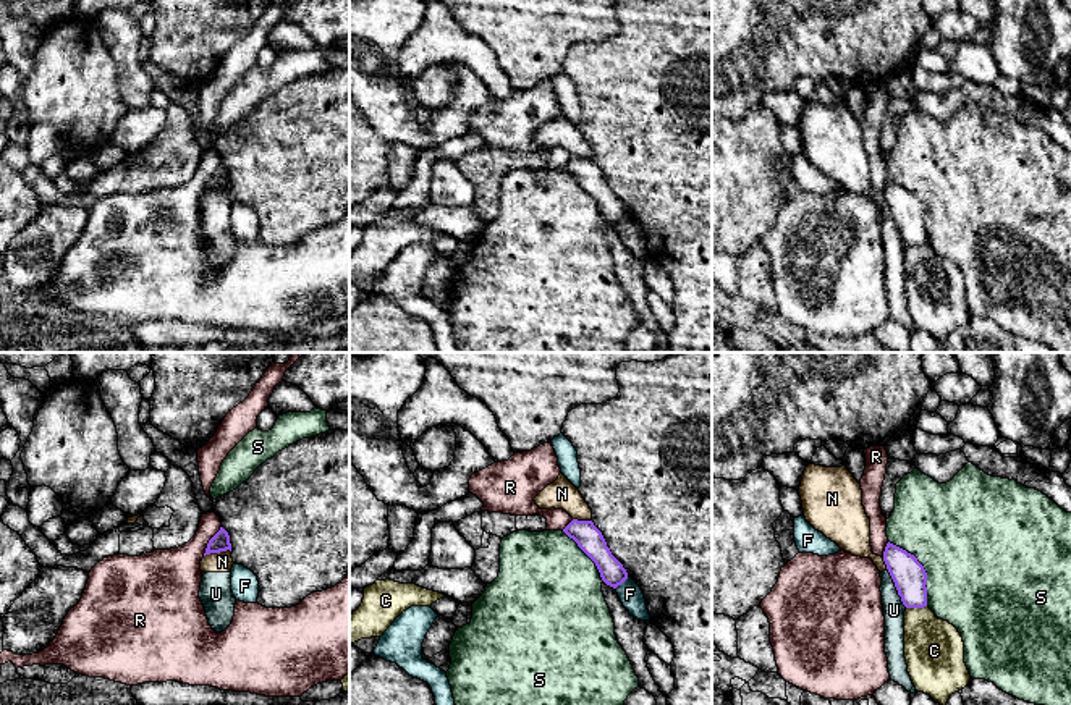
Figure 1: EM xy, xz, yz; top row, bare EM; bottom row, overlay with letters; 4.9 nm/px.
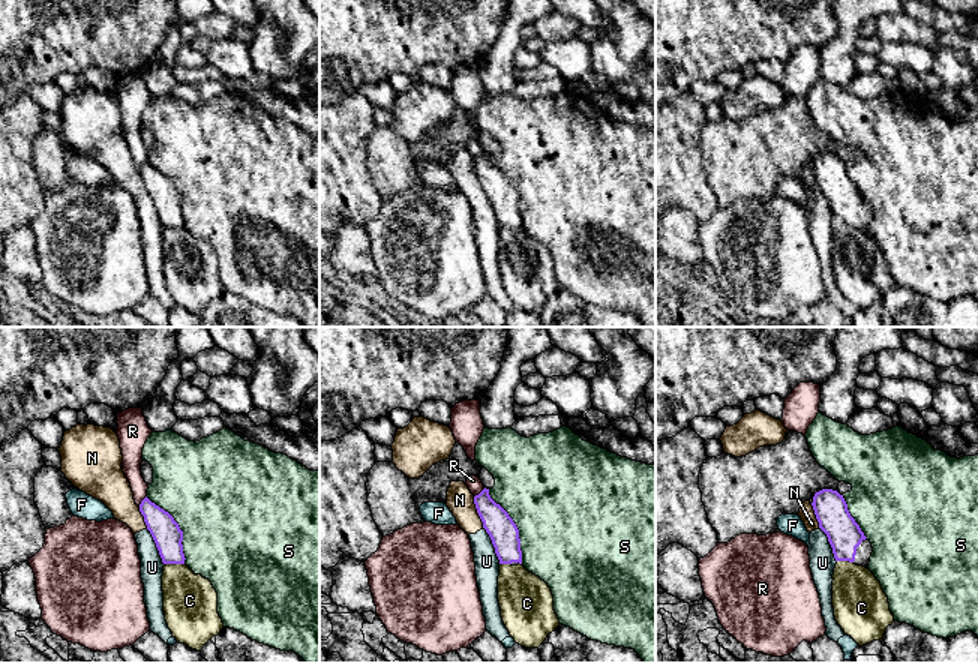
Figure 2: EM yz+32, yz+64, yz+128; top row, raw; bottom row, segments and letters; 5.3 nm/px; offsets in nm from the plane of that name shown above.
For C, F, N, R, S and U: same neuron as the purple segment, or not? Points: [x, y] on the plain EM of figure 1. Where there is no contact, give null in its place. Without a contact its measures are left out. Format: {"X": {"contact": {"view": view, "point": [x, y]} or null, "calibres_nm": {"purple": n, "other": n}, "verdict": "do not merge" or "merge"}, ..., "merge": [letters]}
{"C": {"contact": {"view": "yz", "point": [916, 244]}, "calibres_nm": {"purple": 170, "other": 300}, "verdict": "do not merge"}, "F": {"contact": {"view": "xz", "point": [622, 220]}, "calibres_nm": {"purple": 120, "other": 120}, "verdict": "do not merge"}, "N": {"contact": {"view": "xy", "point": [217, 189]}, "calibres_nm": {"purple": 100, "other": 100}, "verdict": "do not merge"}, "R": {"contact": {"view": "xy", "point": [209, 178]}, "calibres_nm": {"purple": 100, "other": 280}, "verdict": "do not merge"}, "S": {"contact": {"view": "yz", "point": [922, 206]}, "calibres_nm": {"purple": 170, "other": 480}, "verdict": "do not merge"}, "U": {"contact": {"view": "yz", "point": [897, 227]}, "calibres_nm": {"purple": 170, "other": 110}, "verdict": "do not merge"}, "merge": []}

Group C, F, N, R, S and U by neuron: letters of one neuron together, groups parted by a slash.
C / F N U / R / S

